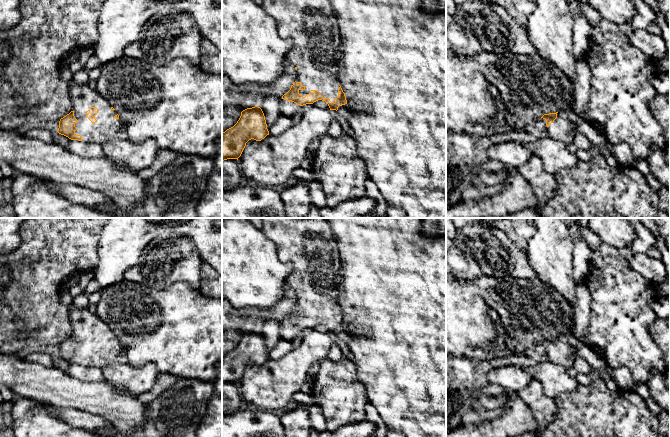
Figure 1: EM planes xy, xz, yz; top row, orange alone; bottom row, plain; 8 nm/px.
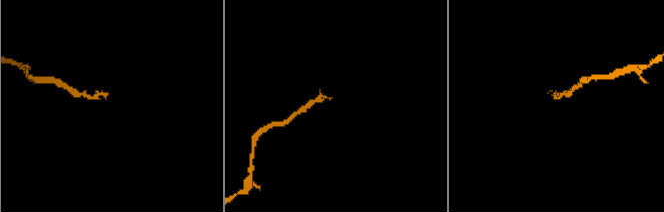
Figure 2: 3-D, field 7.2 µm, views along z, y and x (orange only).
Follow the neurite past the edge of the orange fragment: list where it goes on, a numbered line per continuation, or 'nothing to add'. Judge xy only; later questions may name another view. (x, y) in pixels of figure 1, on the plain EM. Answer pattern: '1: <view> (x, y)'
1: xy (83, 321)

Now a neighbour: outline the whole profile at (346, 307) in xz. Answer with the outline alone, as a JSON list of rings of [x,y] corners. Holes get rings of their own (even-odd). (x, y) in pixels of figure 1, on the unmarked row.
[[[326,218],[337,240],[342,276],[338,303],[347,324],[346,343],[357,368],[360,382],[365,386],[369,406],[374,407],[387,428],[387,437],[446,437],[446,236],[429,237],[422,234],[422,218]]]

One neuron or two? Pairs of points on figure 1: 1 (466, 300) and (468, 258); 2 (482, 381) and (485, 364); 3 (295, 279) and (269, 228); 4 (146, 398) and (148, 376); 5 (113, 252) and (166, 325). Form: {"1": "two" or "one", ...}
{"1": "two", "2": "one", "3": "one", "4": "two", "5": "two"}

